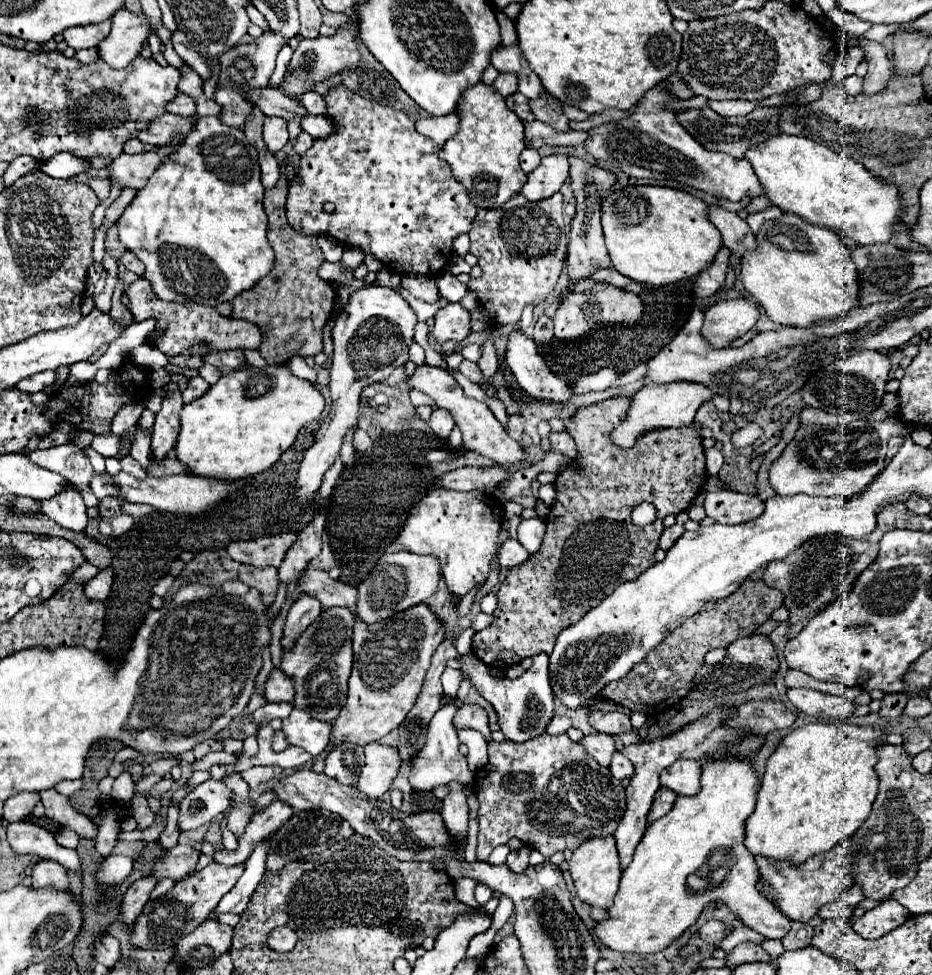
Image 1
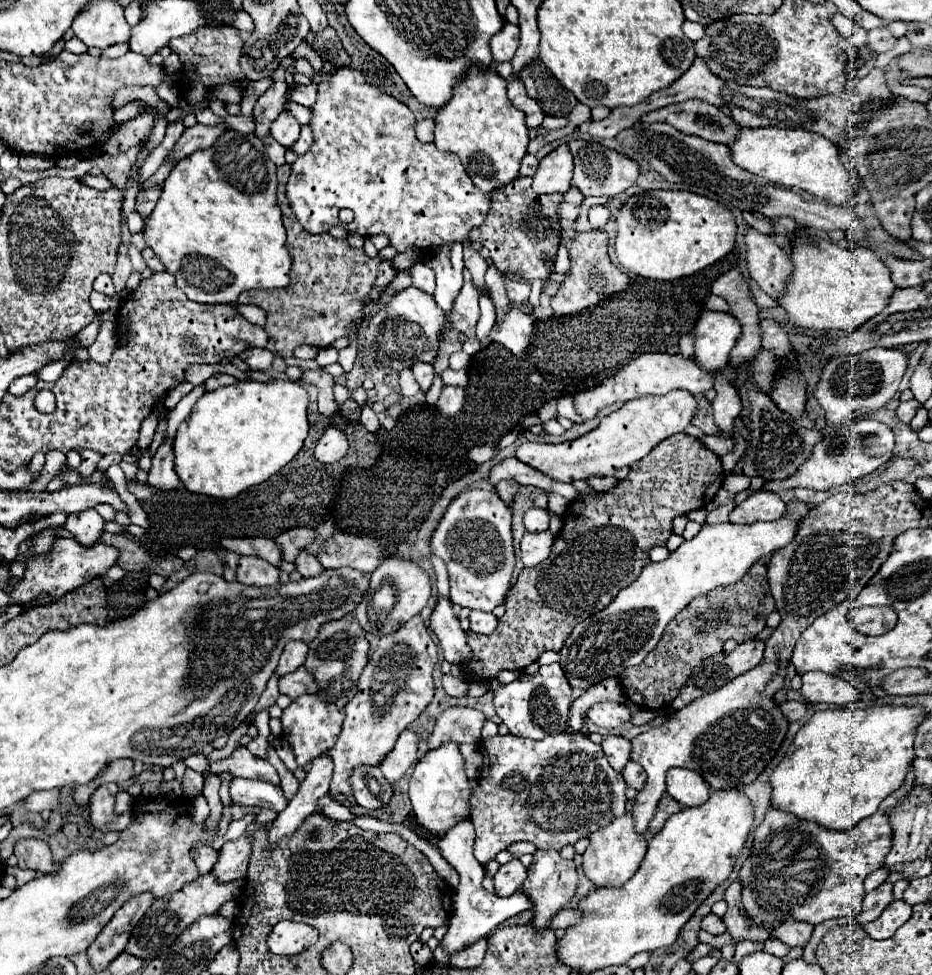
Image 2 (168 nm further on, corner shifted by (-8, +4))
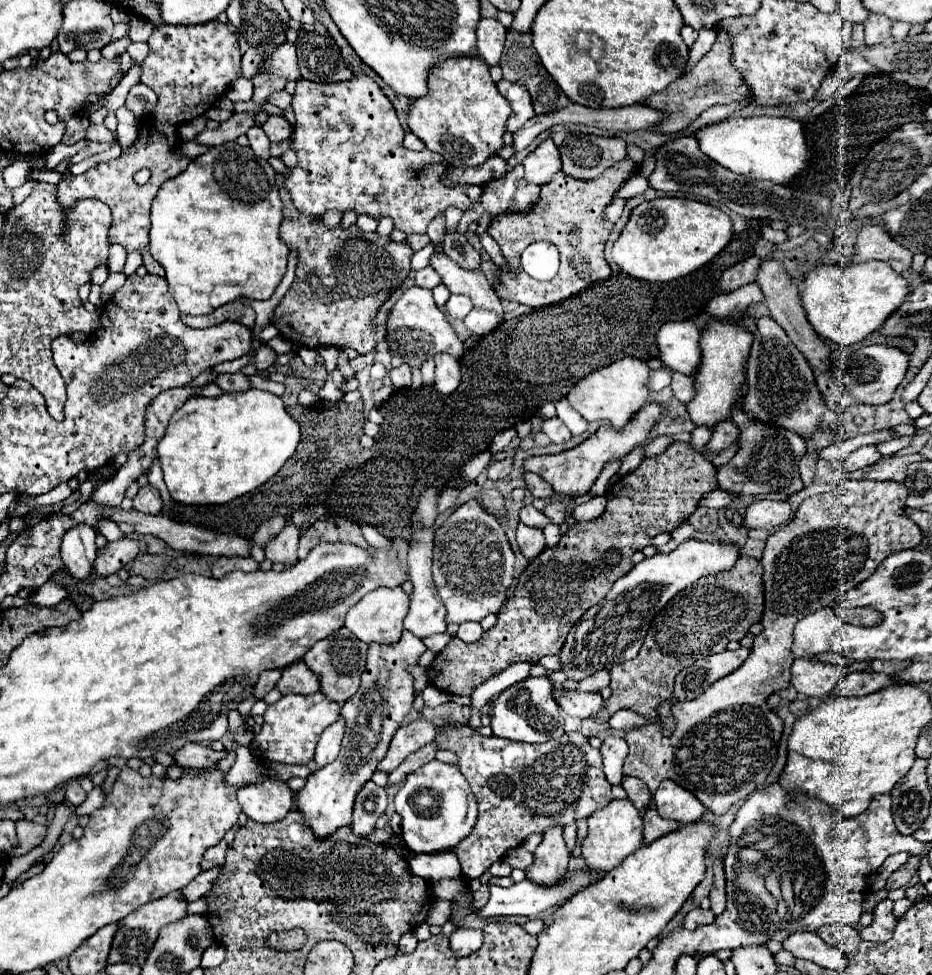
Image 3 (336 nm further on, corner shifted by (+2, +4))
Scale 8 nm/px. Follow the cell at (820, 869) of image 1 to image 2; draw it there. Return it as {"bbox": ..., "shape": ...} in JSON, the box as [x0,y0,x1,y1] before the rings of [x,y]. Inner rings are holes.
{"bbox":[740,779,912,929],"shape":[[[906,779],[898,791],[894,791],[890,797],[886,797],[882,801],[882,805],[878,807],[878,811],[872,817],[862,819],[856,827],[852,827],[848,831],[832,831],[832,829],[826,829],[818,823],[798,819],[798,817],[770,805],[766,815],[764,815],[764,821],[758,825],[758,829],[754,833],[752,853],[742,863],[742,869],[740,869],[742,903],[744,903],[746,917],[750,917],[750,921],[754,925],[766,927],[766,929],[776,927],[778,923],[784,923],[790,919],[818,925],[818,923],[828,921],[828,919],[858,917],[862,913],[862,901],[866,895],[864,879],[874,869],[880,869],[884,865],[884,857],[892,849],[892,825],[890,825],[890,819],[886,817],[886,813],[890,813],[890,809],[894,809],[898,805],[898,801],[902,801],[908,795],[910,789],[912,789],[912,781]],[[772,841],[780,841],[782,845],[778,851],[772,851],[768,855],[766,851],[772,845]]]}

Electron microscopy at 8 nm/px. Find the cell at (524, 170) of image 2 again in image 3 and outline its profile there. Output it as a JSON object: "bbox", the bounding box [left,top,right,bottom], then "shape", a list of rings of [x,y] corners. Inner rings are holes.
{"bbox":[446,157,508,185],"shape":[[[492,157],[490,161],[486,161],[478,169],[448,169],[446,185],[452,185],[452,183],[476,183],[476,185],[480,185],[480,183],[488,183],[492,179],[500,179],[506,173],[508,173],[506,159]]]}

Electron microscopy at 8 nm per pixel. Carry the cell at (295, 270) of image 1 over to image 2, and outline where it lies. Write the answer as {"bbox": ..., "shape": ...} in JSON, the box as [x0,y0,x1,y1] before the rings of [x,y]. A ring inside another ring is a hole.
{"bbox":[238,165,398,357],"shape":[[[290,165],[278,167],[278,203],[288,233],[286,247],[292,253],[290,285],[274,291],[246,291],[238,297],[238,303],[258,305],[268,313],[266,333],[276,339],[276,353],[280,357],[292,357],[298,345],[322,349],[340,337],[348,337],[350,325],[362,323],[366,303],[378,299],[398,273],[392,261],[384,261],[378,255],[368,257],[364,249],[350,247],[346,239],[334,239],[330,233],[312,235],[304,231],[286,199],[288,175]]]}

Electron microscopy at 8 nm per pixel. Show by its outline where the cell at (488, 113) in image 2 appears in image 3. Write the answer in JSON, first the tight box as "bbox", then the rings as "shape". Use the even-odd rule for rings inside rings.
{"bbox":[408,57,510,167],"shape":[[[456,57],[436,65],[428,77],[428,95],[410,103],[408,127],[454,167],[480,167],[504,147],[510,103],[498,93],[488,65],[480,57]]]}

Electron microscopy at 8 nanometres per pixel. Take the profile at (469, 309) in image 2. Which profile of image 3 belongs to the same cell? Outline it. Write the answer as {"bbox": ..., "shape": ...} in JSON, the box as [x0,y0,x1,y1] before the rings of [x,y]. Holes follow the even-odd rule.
{"bbox":[446,295,472,319],"shape":[[[450,295],[448,303],[446,303],[446,313],[452,319],[464,319],[472,309],[472,301],[466,295]]]}

